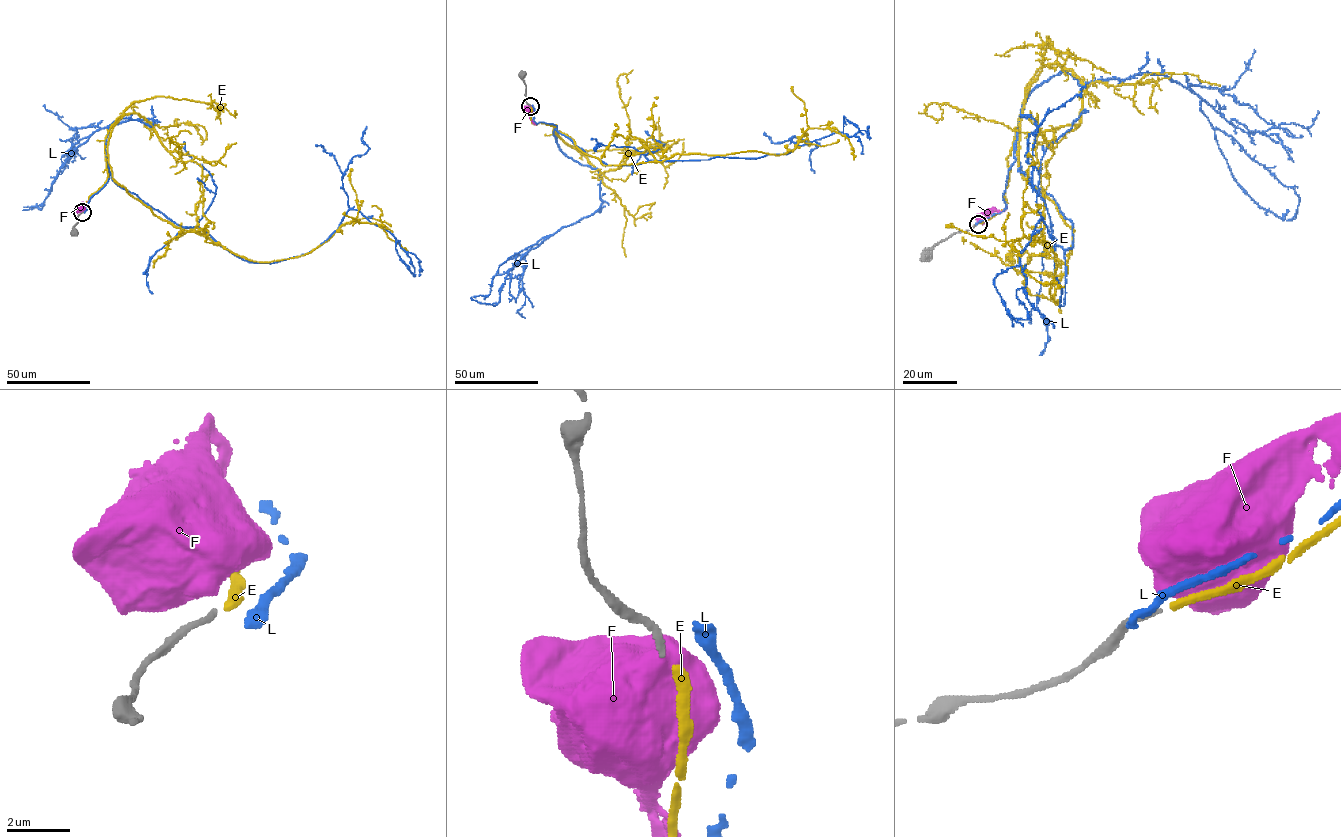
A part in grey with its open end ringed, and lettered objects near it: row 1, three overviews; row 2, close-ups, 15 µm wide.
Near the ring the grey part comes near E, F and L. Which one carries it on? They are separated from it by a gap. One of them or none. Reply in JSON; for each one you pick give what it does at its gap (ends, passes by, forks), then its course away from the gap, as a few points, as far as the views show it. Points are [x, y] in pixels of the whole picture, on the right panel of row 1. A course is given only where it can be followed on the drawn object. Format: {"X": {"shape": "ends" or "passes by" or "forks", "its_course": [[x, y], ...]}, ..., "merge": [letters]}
{"merge": []}

